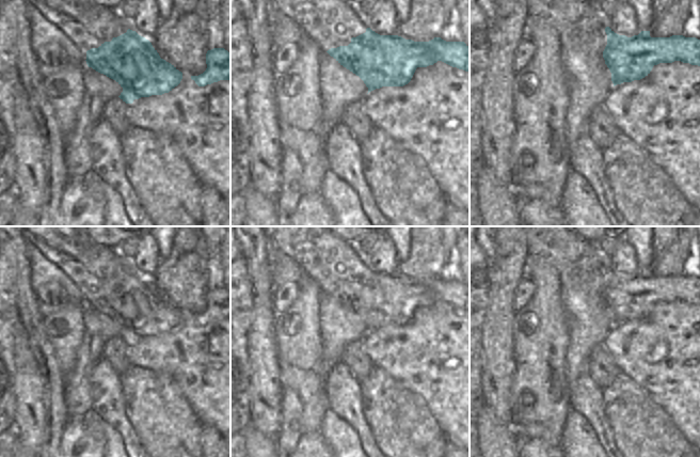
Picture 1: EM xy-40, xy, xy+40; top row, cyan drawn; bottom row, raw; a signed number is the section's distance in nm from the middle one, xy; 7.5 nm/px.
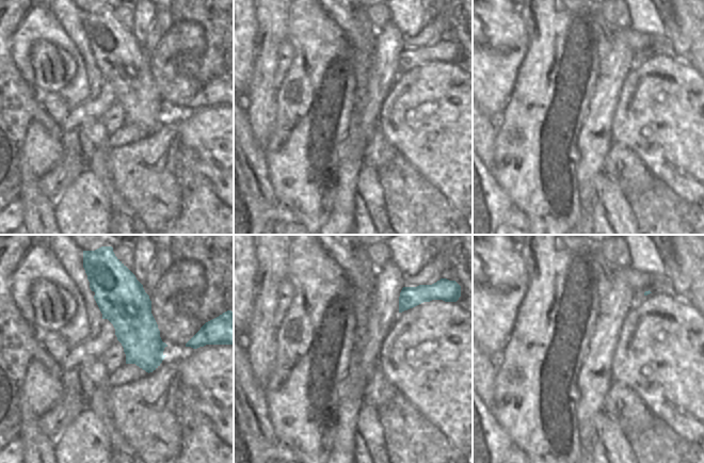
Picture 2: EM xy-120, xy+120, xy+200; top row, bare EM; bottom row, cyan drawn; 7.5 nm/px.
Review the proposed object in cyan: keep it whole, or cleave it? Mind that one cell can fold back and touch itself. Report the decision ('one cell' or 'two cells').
two cells

